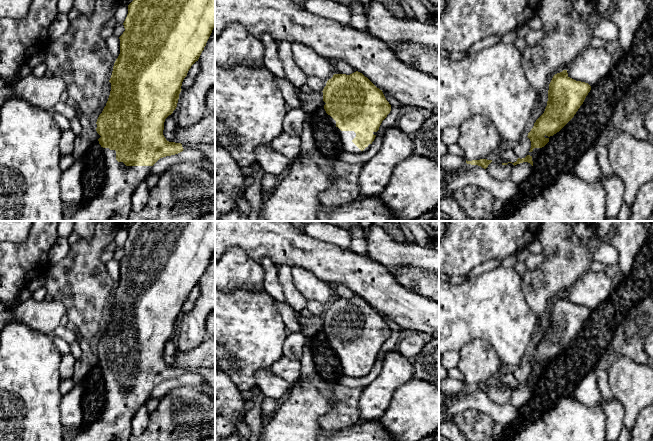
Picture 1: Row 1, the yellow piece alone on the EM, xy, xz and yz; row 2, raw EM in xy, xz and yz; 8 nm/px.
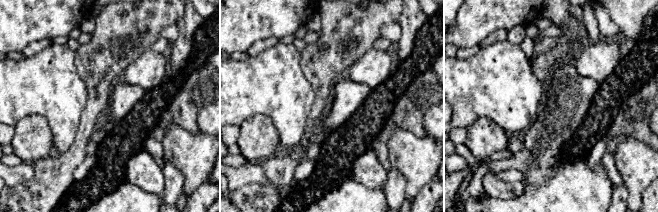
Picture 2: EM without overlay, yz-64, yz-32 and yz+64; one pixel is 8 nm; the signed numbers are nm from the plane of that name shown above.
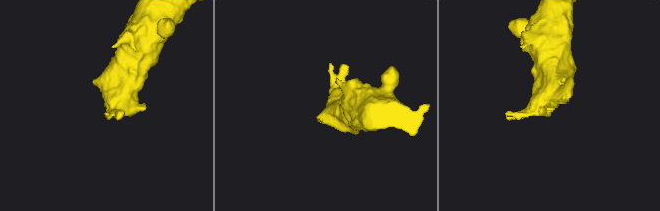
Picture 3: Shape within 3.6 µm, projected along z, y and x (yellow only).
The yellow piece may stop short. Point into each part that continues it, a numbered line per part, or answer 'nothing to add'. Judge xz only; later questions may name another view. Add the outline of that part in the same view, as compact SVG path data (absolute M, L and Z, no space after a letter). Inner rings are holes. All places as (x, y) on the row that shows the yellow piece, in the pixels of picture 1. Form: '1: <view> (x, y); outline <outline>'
1: xz (345, 137); outline M329 115L328 118L330 119L330 122L334 125L336 132L339 137L339 141L341 143L341 147L344 152L347 152L349 154L363 154L367 152L371 144L369 144L363 151L361 151L353 142L352 140L356 137L356 133L354 131L341 131L336 126L336 121Z

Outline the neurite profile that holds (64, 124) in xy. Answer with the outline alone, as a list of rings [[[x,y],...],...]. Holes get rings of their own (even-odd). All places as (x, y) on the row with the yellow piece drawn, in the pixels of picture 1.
[[[52,110],[52,116],[62,131],[70,130],[70,121],[68,119],[66,119],[64,116],[58,114],[54,110]]]

